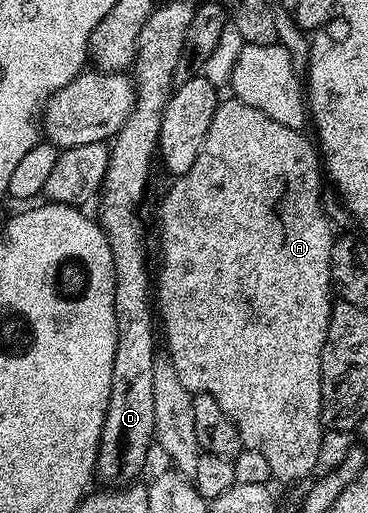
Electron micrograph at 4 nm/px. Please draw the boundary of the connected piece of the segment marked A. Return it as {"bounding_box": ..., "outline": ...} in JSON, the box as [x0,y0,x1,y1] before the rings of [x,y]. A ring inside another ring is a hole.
{"bounding_box":[155,98,335,482],"outline":[[[226,98],[226,102],[225,99],[218,101],[211,128],[203,140],[199,156],[195,156],[195,164],[191,164],[191,172],[180,175],[161,202],[161,276],[155,280],[155,302],[161,305],[159,322],[165,325],[165,342],[169,345],[167,358],[183,387],[192,395],[215,396],[215,400],[219,400],[219,408],[223,408],[235,424],[242,447],[262,454],[276,481],[297,482],[307,477],[321,458],[321,357],[334,304],[329,273],[335,230],[323,209],[323,162],[308,133],[287,128],[279,124],[279,120],[271,120],[271,116],[259,112],[259,108],[251,108],[251,104],[243,104],[237,98]]]}

